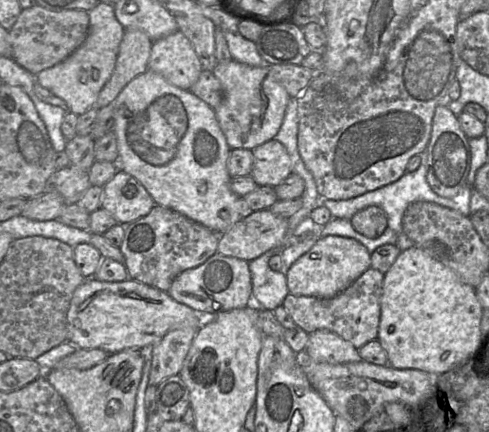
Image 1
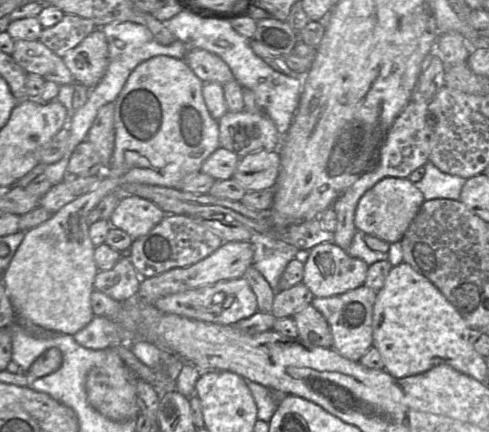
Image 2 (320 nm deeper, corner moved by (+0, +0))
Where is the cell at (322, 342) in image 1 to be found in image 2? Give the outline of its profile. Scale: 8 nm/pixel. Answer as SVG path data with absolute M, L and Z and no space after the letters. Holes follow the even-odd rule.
M311 304L292 318L298 329L298 339L313 346L333 347L333 335L326 318Z

